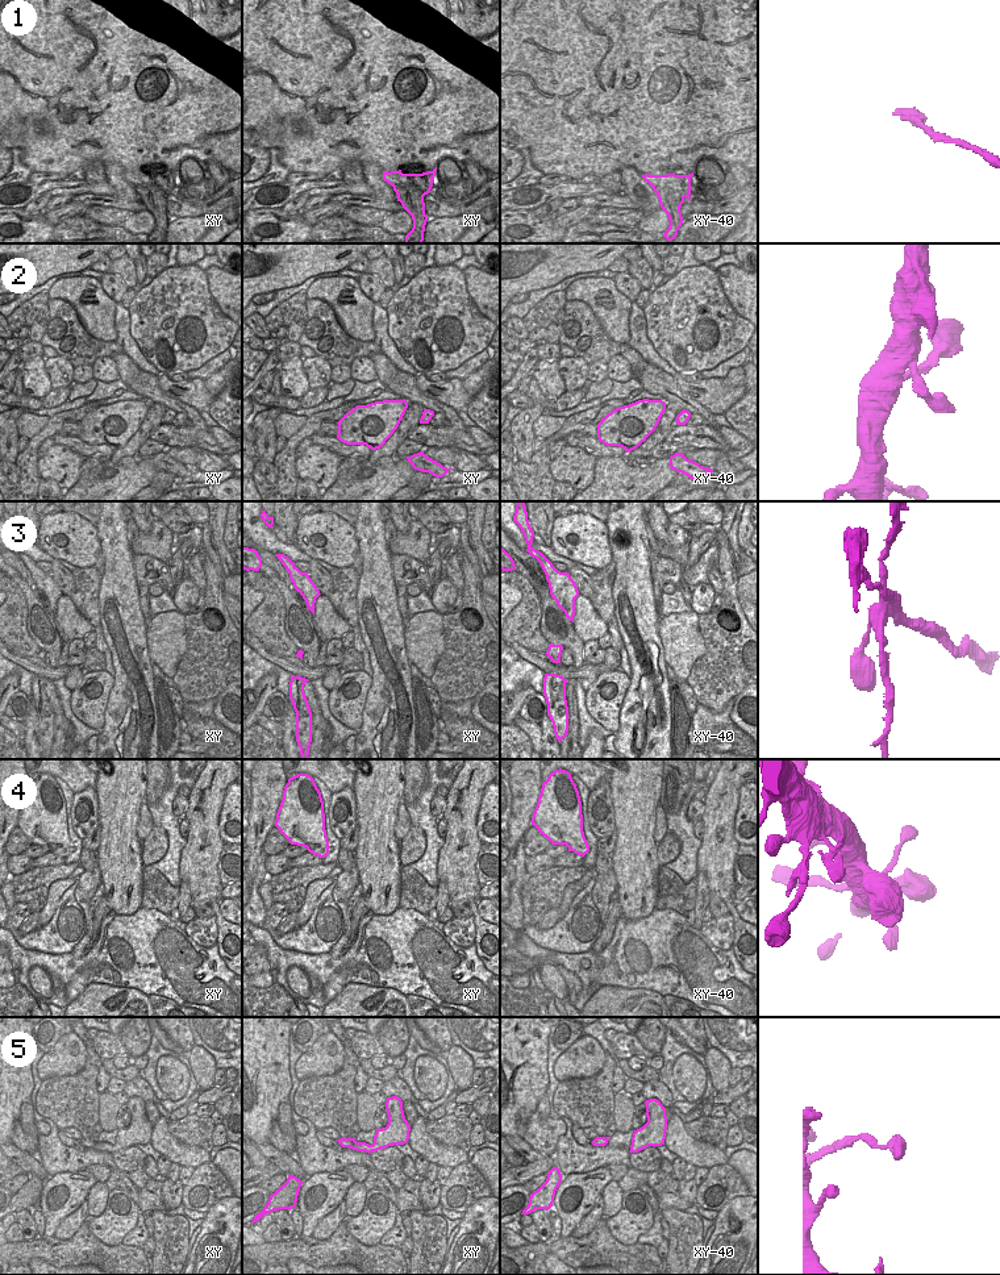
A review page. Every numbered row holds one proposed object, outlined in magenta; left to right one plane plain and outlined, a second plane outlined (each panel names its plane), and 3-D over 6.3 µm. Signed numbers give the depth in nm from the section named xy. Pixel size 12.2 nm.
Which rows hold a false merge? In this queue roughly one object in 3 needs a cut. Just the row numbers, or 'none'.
1, 3

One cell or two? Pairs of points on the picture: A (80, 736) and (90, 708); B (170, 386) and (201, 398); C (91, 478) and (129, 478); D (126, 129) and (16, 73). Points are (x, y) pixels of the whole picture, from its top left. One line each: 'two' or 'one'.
A: two
B: one
C: one
D: one

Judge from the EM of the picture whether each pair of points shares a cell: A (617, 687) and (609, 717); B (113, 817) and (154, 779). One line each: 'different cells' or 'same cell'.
A: same cell
B: different cells

